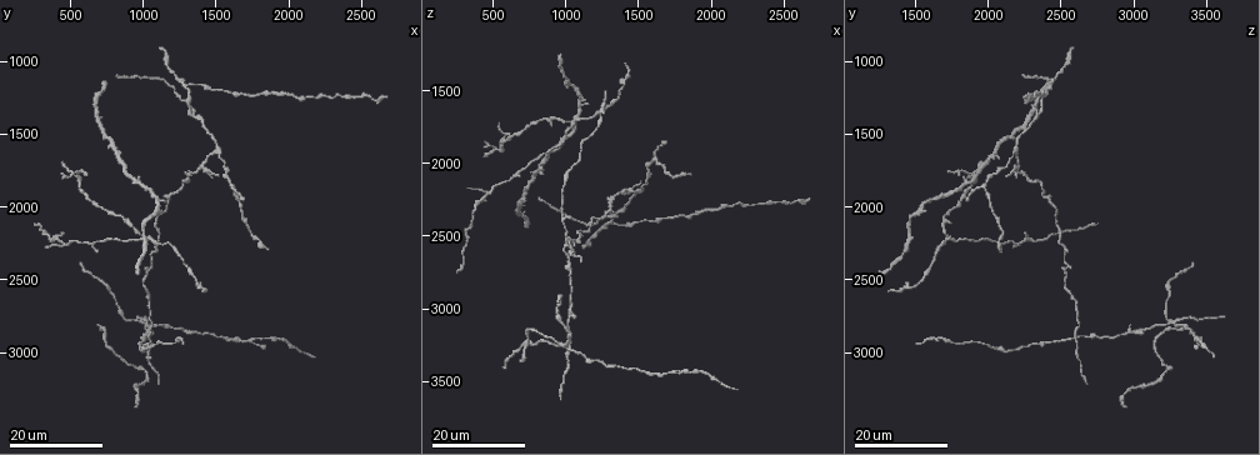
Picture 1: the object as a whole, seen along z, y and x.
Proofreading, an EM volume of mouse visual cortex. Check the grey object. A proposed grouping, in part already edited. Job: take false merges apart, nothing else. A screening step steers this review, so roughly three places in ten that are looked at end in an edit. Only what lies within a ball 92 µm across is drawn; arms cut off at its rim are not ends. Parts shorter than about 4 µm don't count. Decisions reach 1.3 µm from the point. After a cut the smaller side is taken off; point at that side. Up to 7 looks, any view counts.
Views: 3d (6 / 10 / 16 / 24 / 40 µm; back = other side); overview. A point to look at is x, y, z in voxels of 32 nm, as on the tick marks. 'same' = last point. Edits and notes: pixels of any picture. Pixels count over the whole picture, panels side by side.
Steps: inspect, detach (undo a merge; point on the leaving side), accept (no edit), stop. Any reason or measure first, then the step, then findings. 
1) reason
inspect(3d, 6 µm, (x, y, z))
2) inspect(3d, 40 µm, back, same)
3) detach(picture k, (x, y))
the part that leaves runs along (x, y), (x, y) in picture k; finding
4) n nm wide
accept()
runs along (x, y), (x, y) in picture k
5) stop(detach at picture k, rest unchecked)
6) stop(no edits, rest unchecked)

inspect(3d, 16 µm, (1020, 2220, 1460))

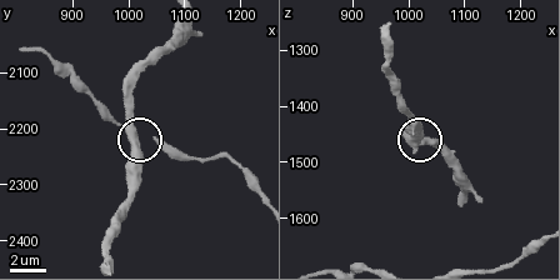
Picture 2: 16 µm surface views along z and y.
zoom in
inspect(3d, 6 µm, (1010, 2210, 1475))

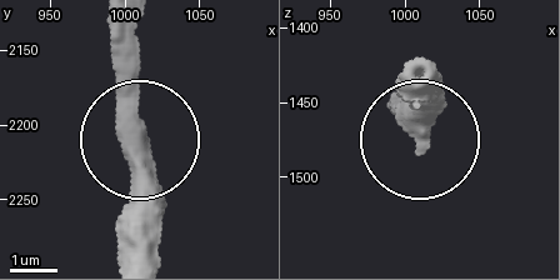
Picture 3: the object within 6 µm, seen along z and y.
accept()
runs along (138, 29), (134, 228) in picture 3; all the same cell

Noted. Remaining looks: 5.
three-way junction
inspect(3d, 24 µm, (1040, 2220, 1740))

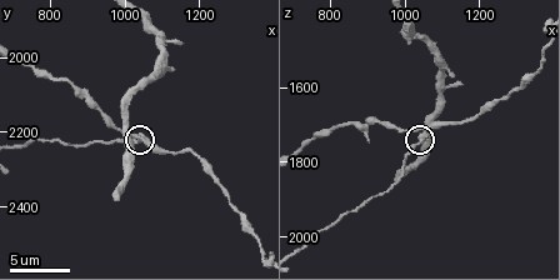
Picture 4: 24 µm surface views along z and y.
inspect(3d, 6 µm, same)

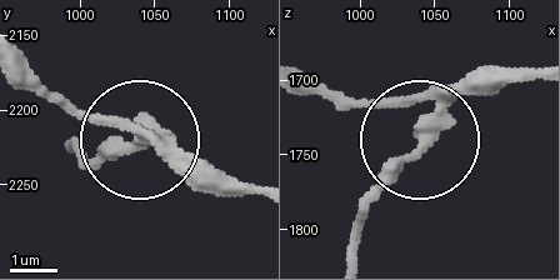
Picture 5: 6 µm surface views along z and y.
3 arms
detach(picture 5, (128, 143))
the part that leaves runs along (173, 145), (89, 158), (76, 145) in picture 5; a second cell is stuck on

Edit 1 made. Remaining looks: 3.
four-way junction
inspect(3d, 16 µm, (1020, 2780, 3280))

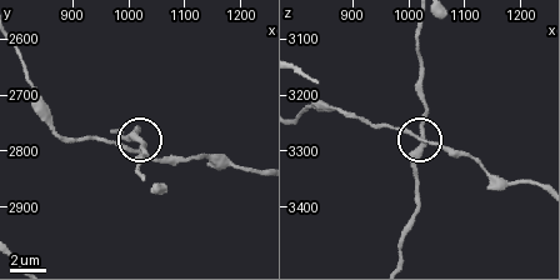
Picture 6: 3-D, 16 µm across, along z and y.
inspect(3d, 10 µm, same)

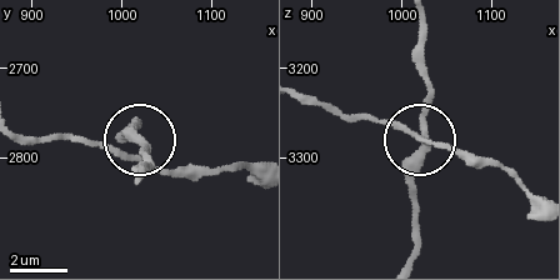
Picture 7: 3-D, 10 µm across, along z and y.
250 nm wide
detach(picture 7, (146, 159))
a second cell is stuck on

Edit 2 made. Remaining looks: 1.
stop(detach at picture 5, detach at picture 7, rest unchecked)

